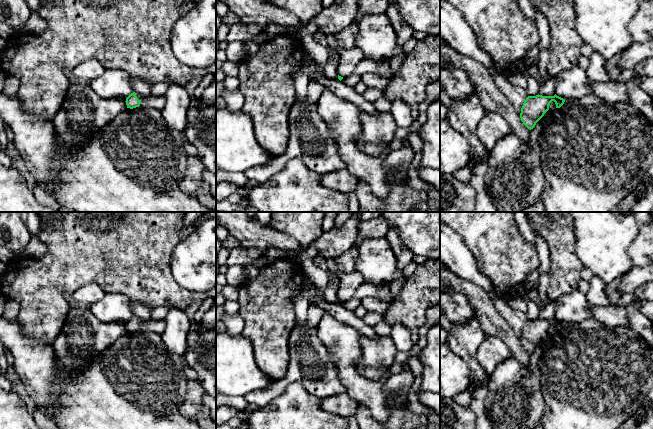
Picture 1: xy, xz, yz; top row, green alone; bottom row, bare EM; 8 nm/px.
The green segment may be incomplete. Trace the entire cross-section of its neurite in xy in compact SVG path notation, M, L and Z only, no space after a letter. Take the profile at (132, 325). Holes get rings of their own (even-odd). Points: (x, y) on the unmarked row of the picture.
M131 317L127 322L126 322L126 329L127 332L133 333L136 331L140 330L141 324L144 323L145 320L139 318L139 317Z

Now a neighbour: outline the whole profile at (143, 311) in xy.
M131 302L131 309L135 317L139 317L145 321L151 319L151 312L153 310L151 306L139 302Z

